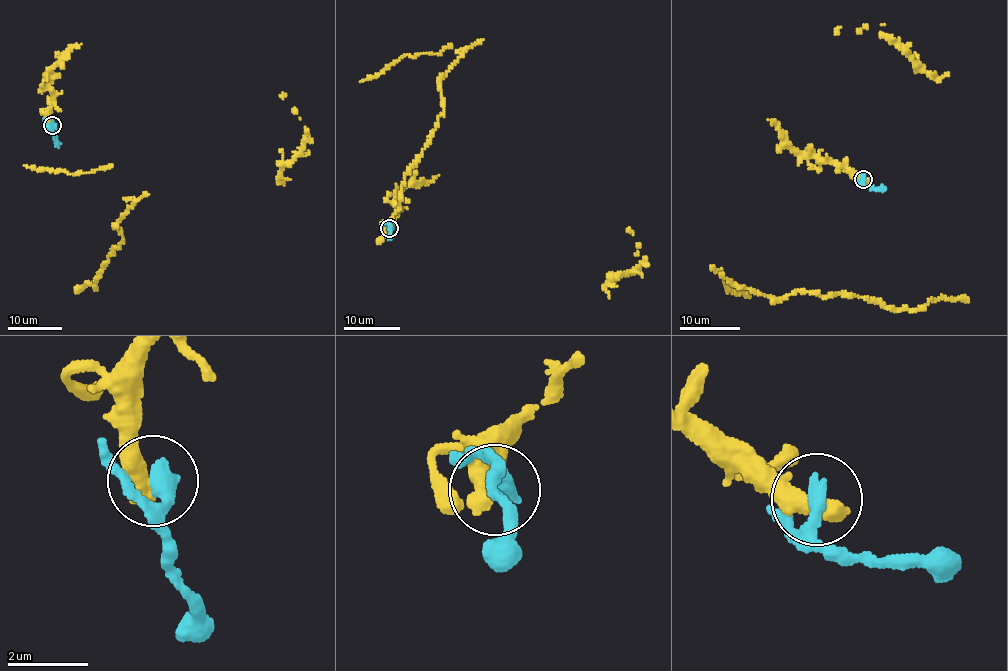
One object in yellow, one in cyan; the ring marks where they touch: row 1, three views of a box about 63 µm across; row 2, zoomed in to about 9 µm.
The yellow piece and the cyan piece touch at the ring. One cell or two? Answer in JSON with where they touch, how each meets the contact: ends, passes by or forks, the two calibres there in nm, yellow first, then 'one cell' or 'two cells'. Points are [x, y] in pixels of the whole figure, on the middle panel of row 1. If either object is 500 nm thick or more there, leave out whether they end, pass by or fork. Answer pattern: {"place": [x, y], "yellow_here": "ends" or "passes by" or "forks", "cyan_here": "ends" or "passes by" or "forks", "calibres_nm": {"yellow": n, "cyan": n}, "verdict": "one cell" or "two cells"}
{"place": [389, 228], "calibres_nm": {"yellow": 550, "cyan": 440}, "verdict": "two cells"}

